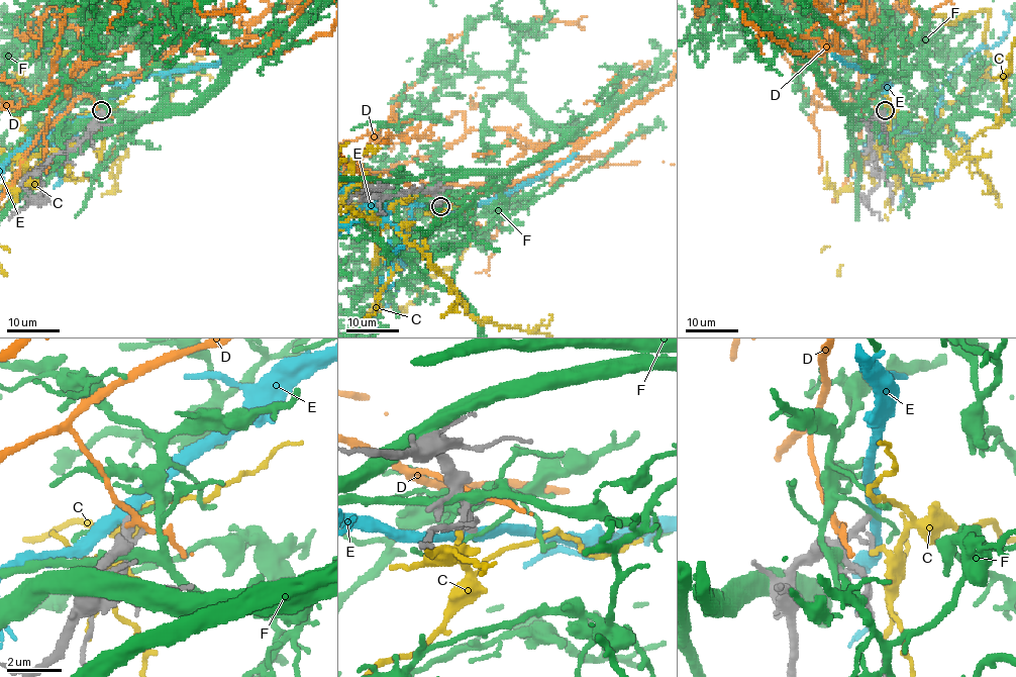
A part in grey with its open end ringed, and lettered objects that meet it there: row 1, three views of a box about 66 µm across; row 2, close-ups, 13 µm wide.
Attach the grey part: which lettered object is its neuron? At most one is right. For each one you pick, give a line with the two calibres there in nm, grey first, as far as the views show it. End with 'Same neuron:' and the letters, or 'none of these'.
Same neuron: none of these

